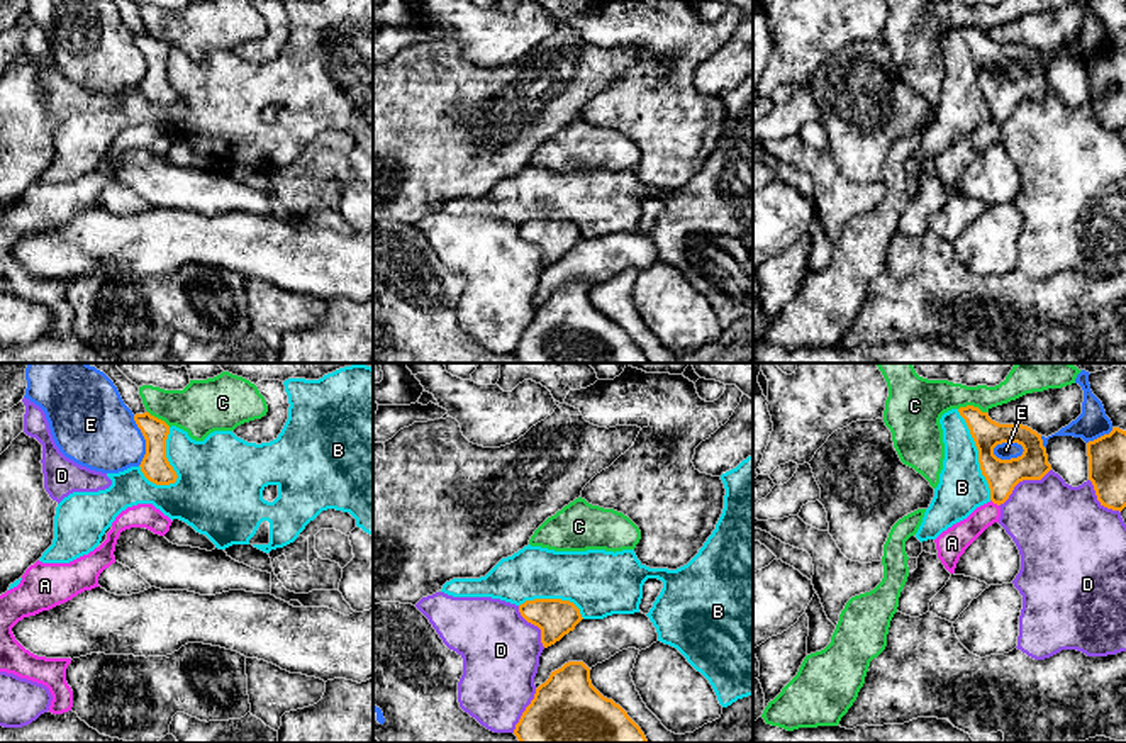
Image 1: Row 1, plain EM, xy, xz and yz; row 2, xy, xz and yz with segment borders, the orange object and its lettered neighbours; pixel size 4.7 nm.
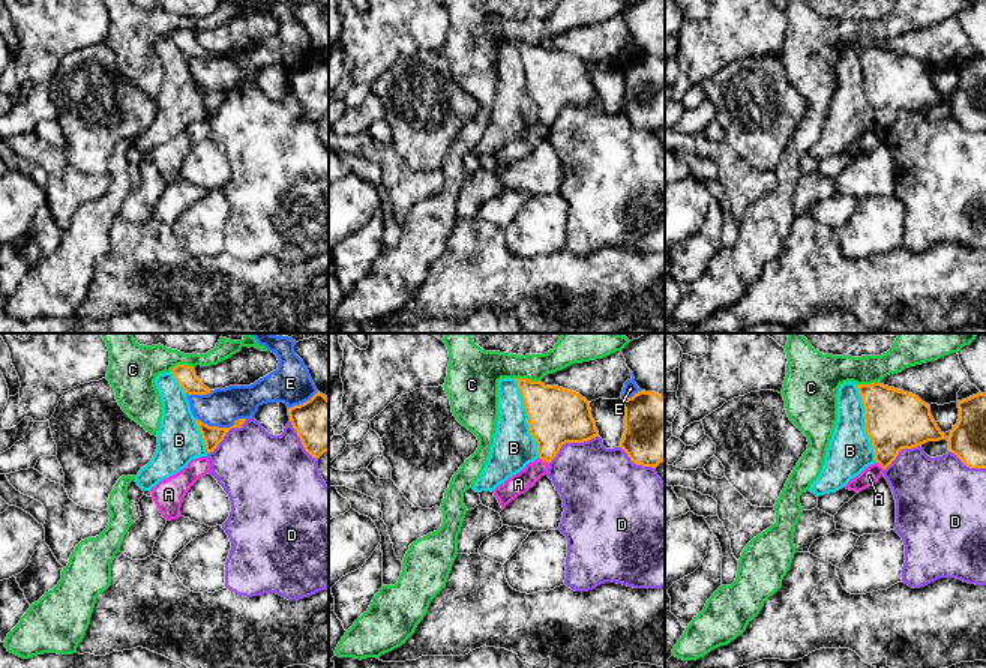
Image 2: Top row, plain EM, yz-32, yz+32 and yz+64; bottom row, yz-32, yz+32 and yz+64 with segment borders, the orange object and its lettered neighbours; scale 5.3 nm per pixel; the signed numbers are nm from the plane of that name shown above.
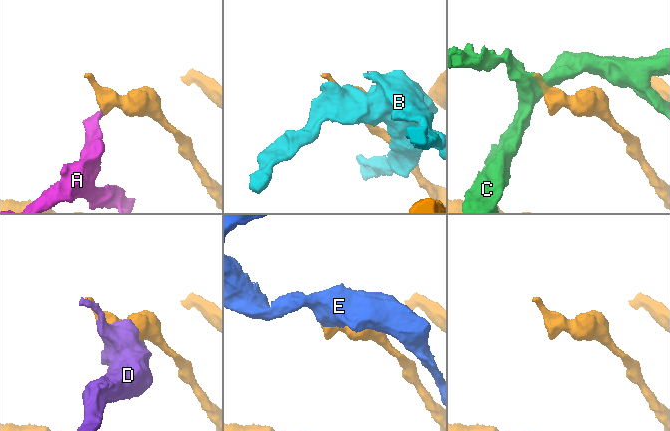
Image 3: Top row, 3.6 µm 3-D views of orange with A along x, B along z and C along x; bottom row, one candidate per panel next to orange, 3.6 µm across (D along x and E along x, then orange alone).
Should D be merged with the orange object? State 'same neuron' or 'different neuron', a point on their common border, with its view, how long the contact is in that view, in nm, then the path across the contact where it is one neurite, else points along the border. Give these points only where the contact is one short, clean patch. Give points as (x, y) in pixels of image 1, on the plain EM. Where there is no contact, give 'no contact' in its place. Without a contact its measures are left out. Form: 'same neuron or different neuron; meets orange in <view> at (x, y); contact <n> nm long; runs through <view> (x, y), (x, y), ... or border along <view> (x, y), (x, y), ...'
different neuron; meets orange in yz at (1023, 99); contact 300 nm long

